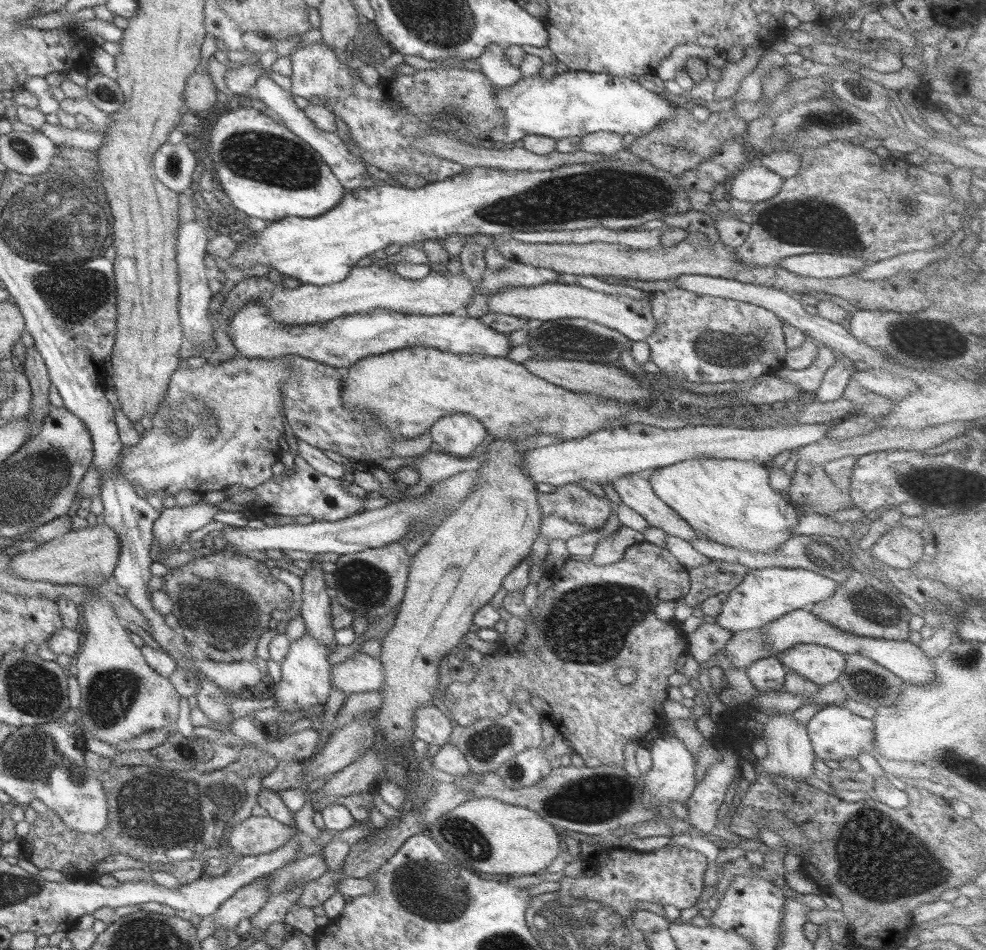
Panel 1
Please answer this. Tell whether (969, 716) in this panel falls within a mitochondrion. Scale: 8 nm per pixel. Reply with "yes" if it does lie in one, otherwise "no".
no

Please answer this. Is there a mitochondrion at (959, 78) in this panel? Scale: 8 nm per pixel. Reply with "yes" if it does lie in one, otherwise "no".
no

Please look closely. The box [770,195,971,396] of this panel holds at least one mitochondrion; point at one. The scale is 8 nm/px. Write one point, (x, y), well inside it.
(944, 342)

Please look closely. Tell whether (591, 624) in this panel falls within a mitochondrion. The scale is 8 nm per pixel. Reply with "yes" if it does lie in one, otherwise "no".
yes

